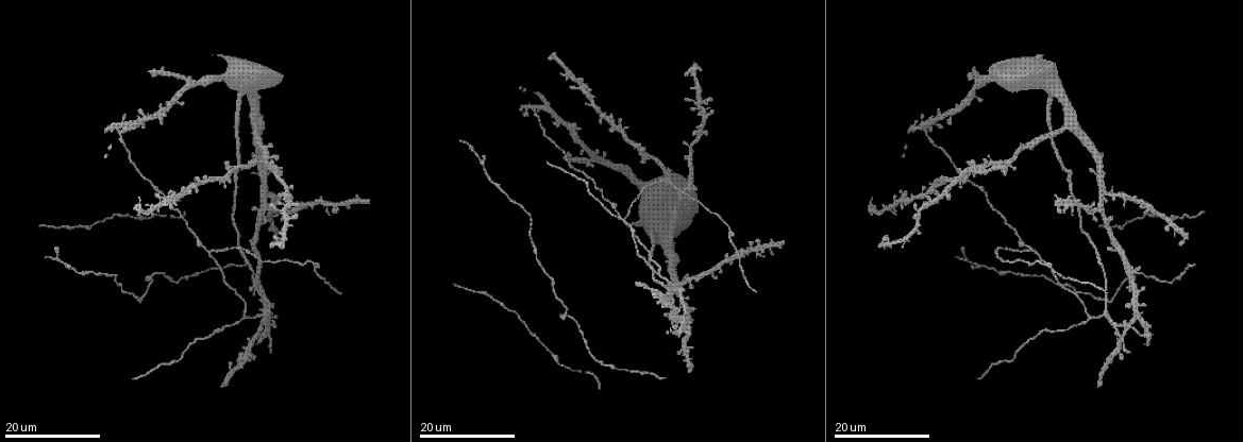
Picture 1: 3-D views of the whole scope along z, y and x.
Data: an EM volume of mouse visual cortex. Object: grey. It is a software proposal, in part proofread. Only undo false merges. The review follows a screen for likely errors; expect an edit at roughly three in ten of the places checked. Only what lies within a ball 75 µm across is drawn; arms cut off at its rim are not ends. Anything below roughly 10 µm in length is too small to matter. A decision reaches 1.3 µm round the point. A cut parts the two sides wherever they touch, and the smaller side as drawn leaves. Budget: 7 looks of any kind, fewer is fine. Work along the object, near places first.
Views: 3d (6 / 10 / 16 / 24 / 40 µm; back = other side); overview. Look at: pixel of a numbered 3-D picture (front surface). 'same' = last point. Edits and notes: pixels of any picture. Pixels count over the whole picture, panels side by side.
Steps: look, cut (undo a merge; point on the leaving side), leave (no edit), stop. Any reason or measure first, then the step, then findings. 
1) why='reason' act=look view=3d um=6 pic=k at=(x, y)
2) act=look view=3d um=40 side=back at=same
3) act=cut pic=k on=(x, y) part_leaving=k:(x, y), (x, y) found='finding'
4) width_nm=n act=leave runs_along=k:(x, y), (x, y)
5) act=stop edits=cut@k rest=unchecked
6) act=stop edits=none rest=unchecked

act=look view=3d um=24 pic=1 at=(507, 197)

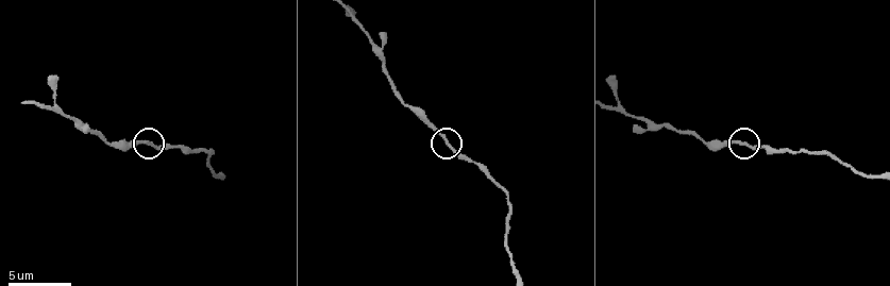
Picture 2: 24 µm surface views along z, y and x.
why='closer look' act=look view=3d um=6 pic=2 at=(744, 142)

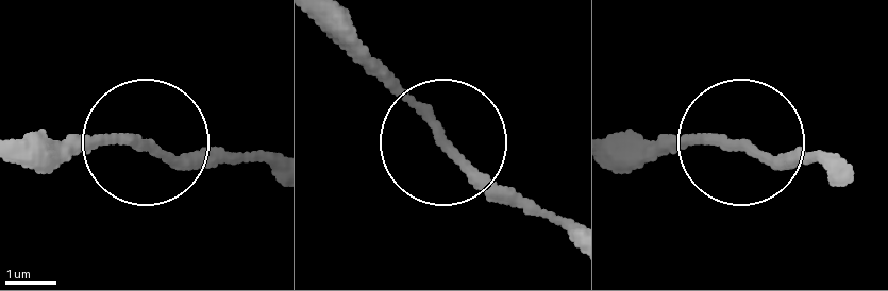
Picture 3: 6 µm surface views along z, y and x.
width_nm=190 act=leave runs_along=3:(269, 166), (32, 144) found='continuous, no second neuron'

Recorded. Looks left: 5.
why='four or more arms meet' act=look view=3d um=16 pic=1 at=(263, 314)

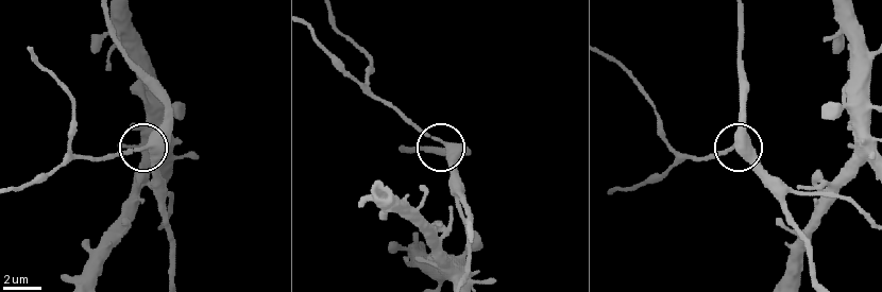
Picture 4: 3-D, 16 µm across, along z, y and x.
act=look view=3d um=6 pic=4 at=(448, 145)

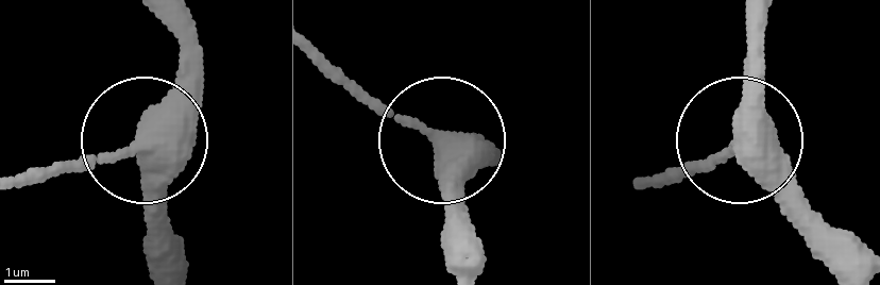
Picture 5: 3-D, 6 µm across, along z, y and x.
width_nm=380 act=leave found='continuous, no second neuron'

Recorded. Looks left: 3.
why='three-way junction' act=look view=3d um=16 pic=1 at=(1088, 316)

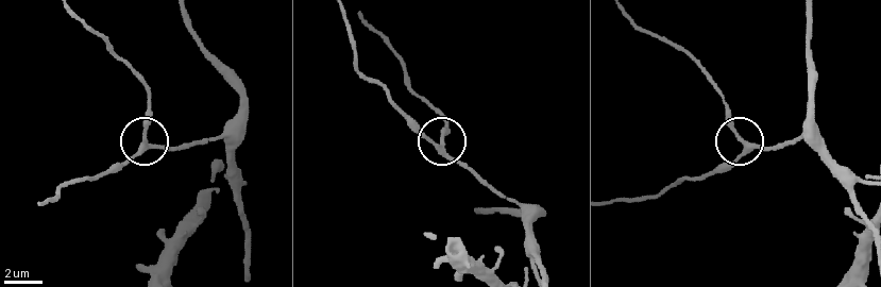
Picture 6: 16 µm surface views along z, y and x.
act=look view=3d um=10 pic=6 at=(439, 149)

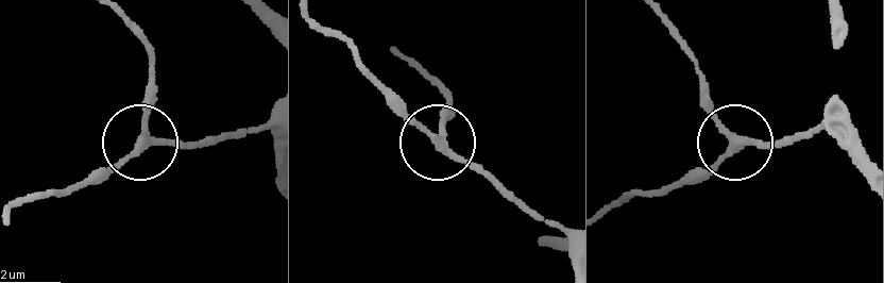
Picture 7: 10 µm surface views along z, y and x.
arms=3 act=leave runs_along=7:(567, 236), (460, 163), (394, 97) found='all the same neuron'

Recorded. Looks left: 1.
act=stop edits=none rest=unchecked

